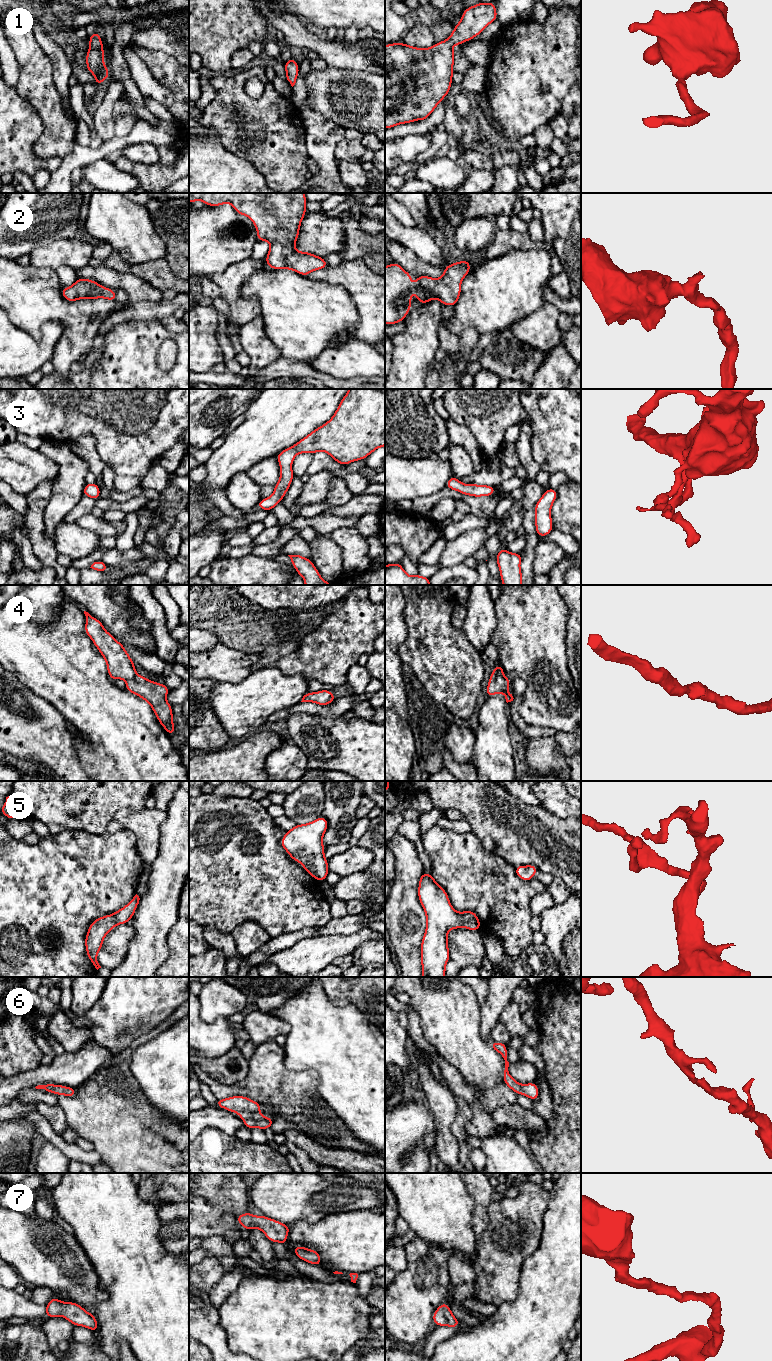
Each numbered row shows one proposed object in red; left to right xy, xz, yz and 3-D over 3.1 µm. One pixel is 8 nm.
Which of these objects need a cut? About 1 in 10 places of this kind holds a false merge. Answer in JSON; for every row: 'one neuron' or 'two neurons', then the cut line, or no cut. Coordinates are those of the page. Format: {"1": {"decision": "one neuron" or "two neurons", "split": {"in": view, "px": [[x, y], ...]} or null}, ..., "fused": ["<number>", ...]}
{"1": {"decision": "one neuron", "split": null}, "2": {"decision": "one neuron", "split": null}, "3": {"decision": "one neuron", "split": null}, "4": {"decision": "one neuron", "split": null}, "5": {"decision": "one neuron", "split": null}, "6": {"decision": "one neuron", "split": null}, "7": {"decision": "one neuron", "split": null}, "fused": []}

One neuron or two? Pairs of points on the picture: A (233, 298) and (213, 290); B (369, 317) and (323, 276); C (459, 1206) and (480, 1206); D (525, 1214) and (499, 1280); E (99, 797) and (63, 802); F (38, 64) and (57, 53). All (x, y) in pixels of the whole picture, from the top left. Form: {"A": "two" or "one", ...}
{"A": "two", "B": "one", "C": "two", "D": "one", "E": "one", "F": "two"}

